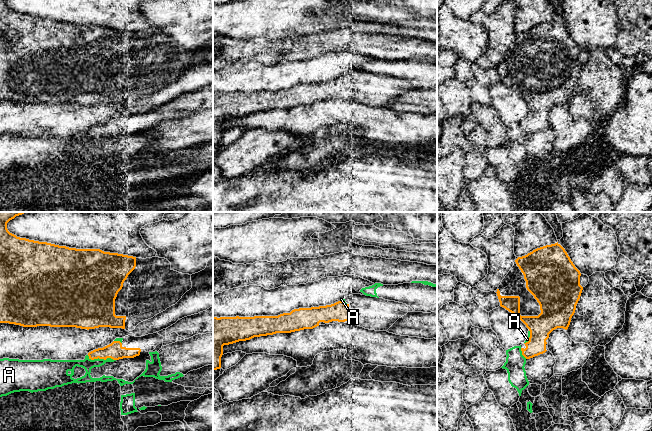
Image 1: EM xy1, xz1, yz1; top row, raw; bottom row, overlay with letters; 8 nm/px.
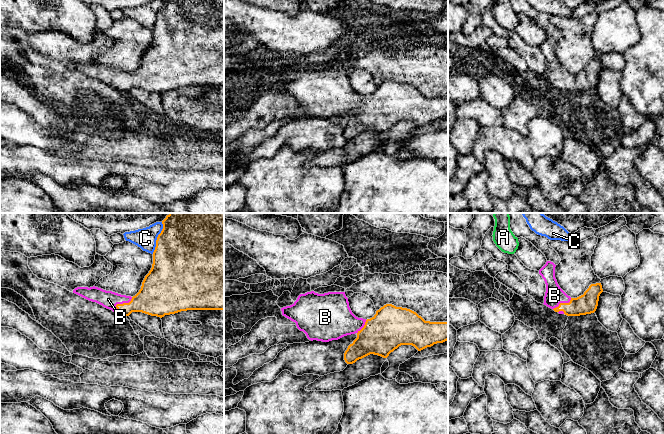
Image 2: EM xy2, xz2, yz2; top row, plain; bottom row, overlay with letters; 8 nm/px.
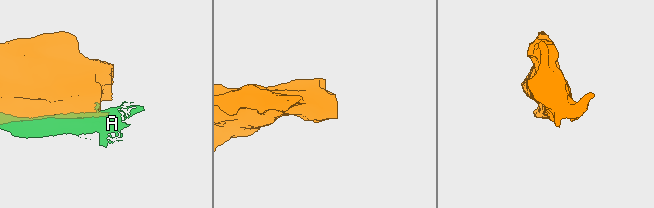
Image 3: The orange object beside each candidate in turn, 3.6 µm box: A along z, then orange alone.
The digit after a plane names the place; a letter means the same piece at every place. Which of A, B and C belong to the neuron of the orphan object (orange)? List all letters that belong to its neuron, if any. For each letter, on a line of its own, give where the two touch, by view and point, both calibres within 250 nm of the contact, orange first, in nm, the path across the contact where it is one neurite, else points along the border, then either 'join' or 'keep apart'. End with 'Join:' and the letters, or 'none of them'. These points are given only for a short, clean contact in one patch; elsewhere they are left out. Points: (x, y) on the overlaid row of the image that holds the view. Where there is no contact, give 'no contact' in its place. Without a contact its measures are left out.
A: meets orange in xy1 at (101, 358); 140 nm thick on the orange side, 90 nm on the other; keep apart
B: meets orange in xy2 at (121, 304); 240 nm thick on the orange side, 140 nm on the other; join
C: meets orange in xy2 at (157, 238); 500 nm thick on the orange side, 170 nm on the other; keep apart
Join: B

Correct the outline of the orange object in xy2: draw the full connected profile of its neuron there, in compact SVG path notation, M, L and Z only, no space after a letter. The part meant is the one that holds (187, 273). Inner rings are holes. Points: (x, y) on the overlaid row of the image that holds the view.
M169 213L162 224L152 268L135 296L95 286L77 287L73 293L122 316L142 312L162 318L187 310L224 310L224 213Z

